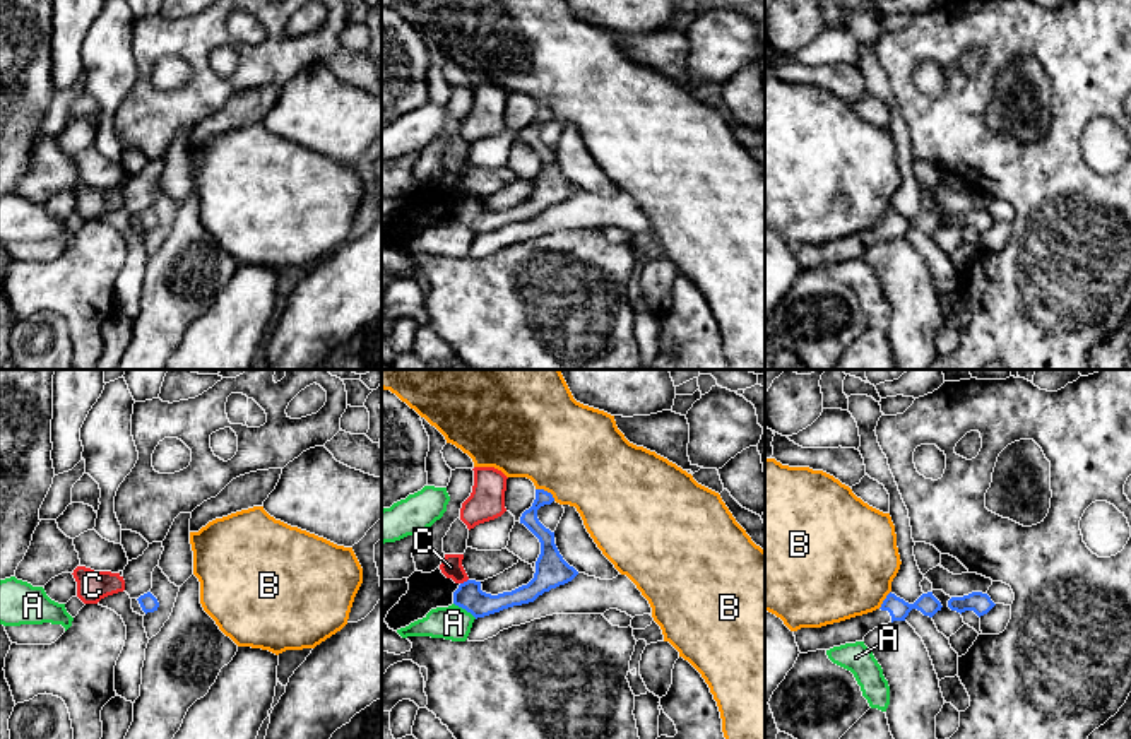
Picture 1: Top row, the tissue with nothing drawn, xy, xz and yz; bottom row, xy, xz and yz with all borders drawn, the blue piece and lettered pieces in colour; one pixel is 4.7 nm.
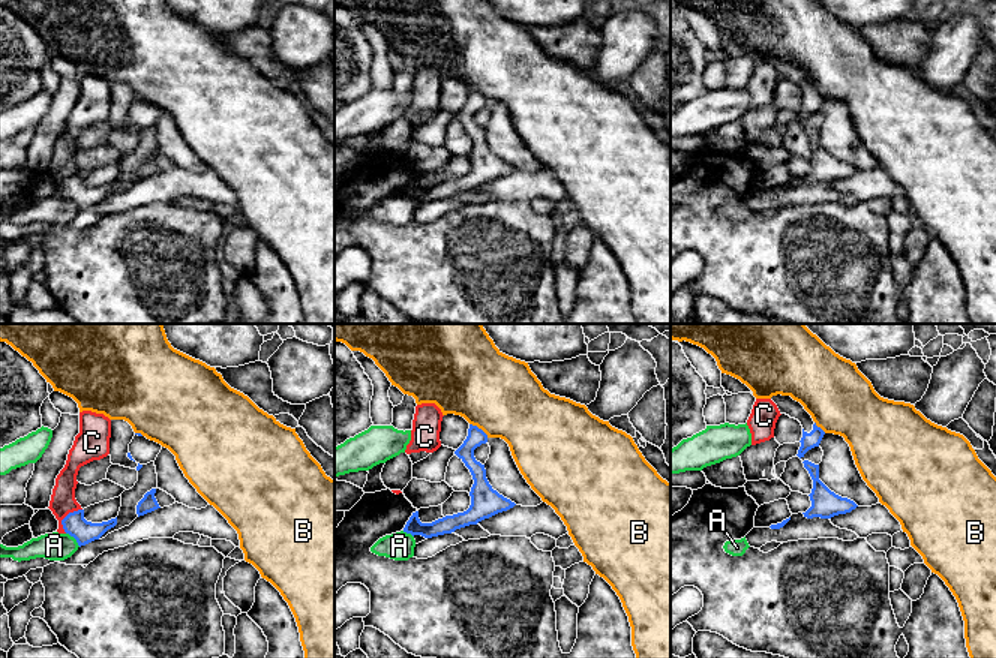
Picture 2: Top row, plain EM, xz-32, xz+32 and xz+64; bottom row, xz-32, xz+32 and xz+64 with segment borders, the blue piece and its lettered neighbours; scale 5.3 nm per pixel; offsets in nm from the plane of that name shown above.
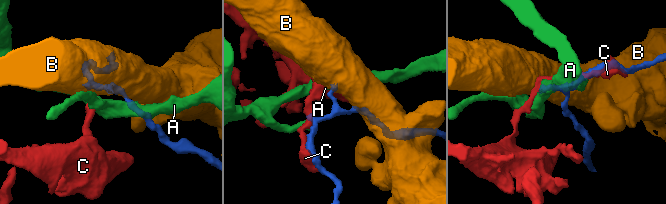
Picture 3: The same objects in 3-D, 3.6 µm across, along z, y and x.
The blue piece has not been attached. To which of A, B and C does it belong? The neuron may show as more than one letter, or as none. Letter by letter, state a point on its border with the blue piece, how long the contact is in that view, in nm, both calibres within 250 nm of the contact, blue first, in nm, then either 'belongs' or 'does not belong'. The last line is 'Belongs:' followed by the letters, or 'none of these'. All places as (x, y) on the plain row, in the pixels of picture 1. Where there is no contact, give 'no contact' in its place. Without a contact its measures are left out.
A: meets blue in xz at (466, 226); contact 130 nm long; 130 nm thick on the blue side, 160 nm on the other; does not belong
B: meets blue in xz at (546, 108); contact 110 nm long; 80 nm thick on the blue side, 460 nm on the other; does not belong
C: meets blue in xz at (464, 199); contact 50 nm long; 130 nm thick on the blue side, 100 nm on the other; does not belong
Belongs: none of these

